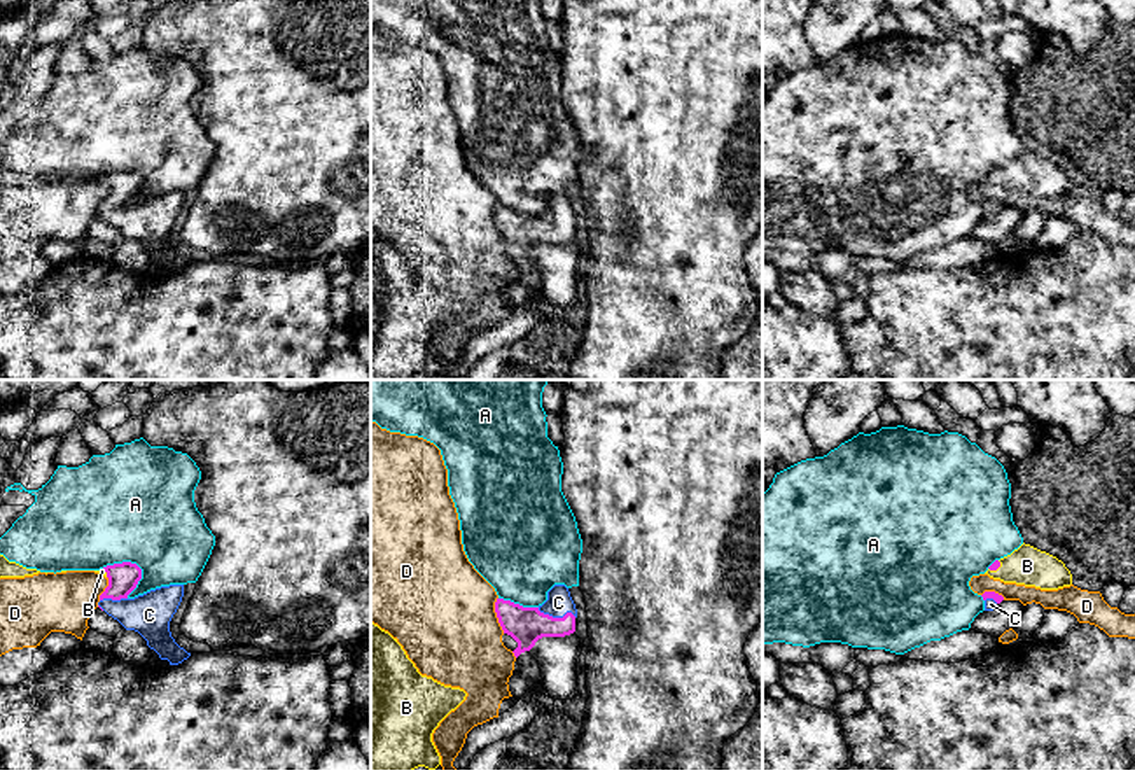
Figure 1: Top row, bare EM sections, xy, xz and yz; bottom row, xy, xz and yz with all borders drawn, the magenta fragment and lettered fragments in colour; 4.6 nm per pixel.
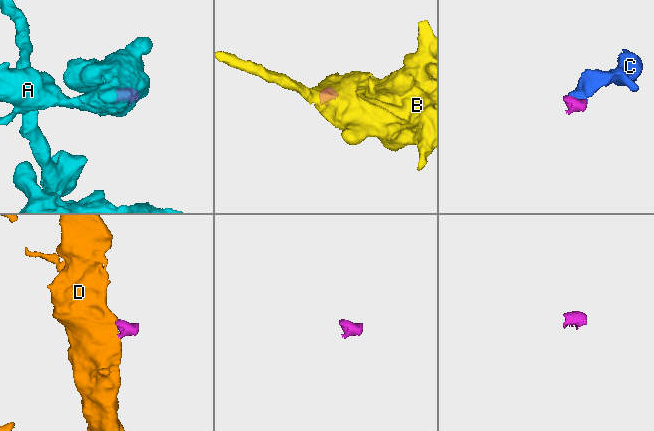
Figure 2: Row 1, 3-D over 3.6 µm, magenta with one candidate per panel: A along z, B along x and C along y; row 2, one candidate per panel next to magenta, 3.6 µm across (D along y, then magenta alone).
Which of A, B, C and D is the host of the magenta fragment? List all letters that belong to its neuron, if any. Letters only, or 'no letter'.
B, C

